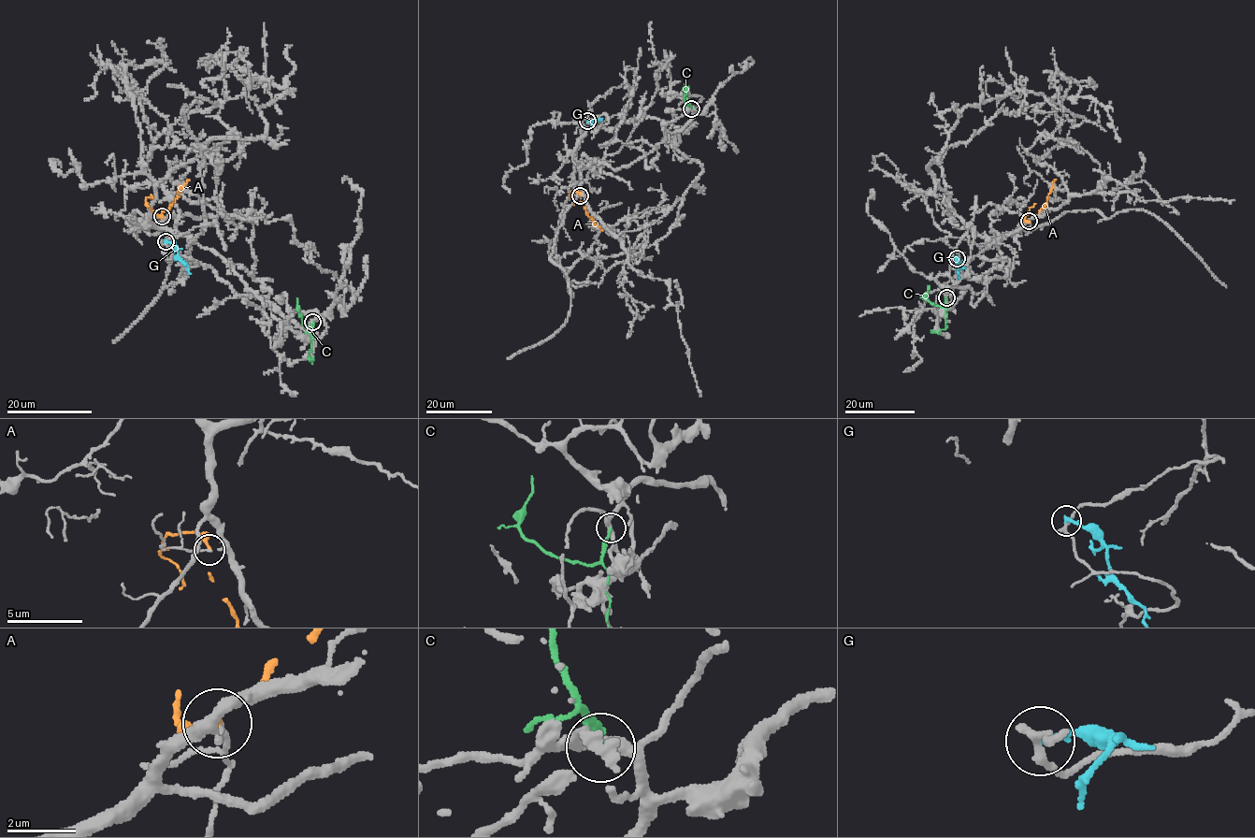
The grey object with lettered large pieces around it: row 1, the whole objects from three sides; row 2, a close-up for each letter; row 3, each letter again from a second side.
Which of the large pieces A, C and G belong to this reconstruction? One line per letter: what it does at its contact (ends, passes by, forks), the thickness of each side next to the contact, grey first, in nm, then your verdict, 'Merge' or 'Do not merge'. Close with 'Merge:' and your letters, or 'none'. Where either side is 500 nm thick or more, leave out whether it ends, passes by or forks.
A: It ends there. Thickness 100 nm (grey) against 240 nm. Do not merge
C: It ends there. Thickness 300 nm (grey) against 180 nm. Do not merge
G: It ends there. Thickness 240 nm (grey) against 200 nm. Do not merge
Merge: none

